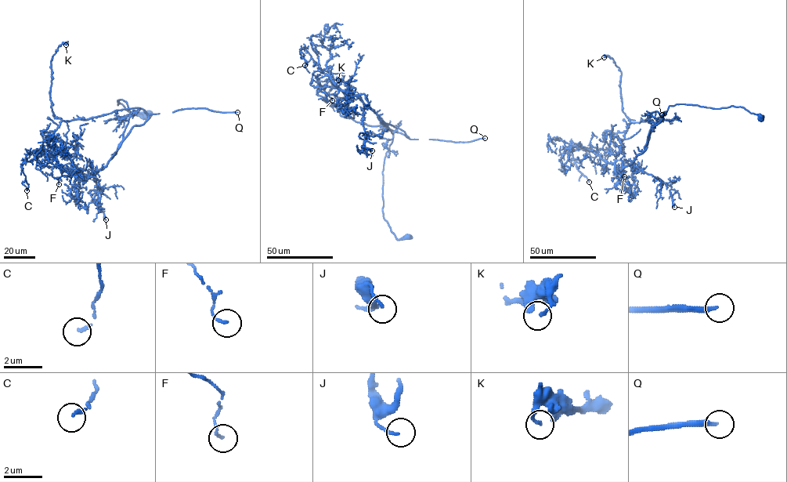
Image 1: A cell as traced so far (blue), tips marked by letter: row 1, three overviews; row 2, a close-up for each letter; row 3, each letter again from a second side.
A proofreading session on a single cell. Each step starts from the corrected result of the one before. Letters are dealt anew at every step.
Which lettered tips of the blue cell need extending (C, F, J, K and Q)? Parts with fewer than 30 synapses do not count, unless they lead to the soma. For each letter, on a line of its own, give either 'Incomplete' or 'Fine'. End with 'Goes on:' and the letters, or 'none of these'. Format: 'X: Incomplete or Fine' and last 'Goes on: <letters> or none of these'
C: Fine
F: Fine
J: Fine
K: Fine
Q: Incomplete
Goes on: Q

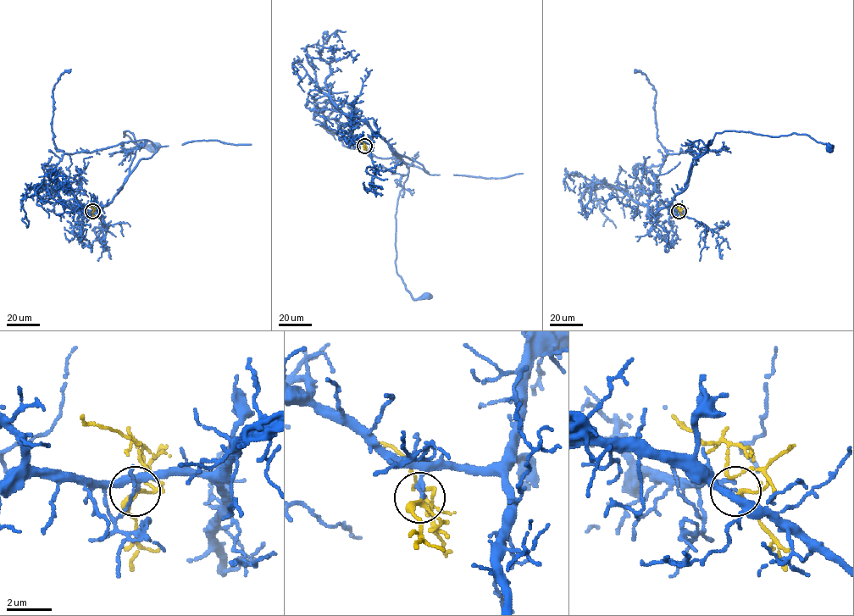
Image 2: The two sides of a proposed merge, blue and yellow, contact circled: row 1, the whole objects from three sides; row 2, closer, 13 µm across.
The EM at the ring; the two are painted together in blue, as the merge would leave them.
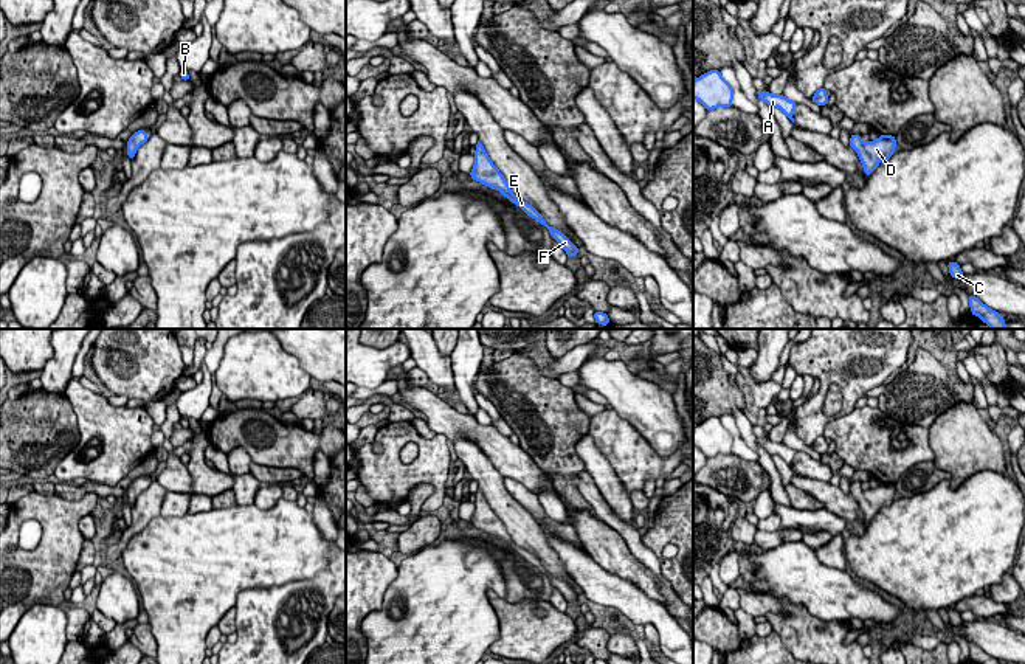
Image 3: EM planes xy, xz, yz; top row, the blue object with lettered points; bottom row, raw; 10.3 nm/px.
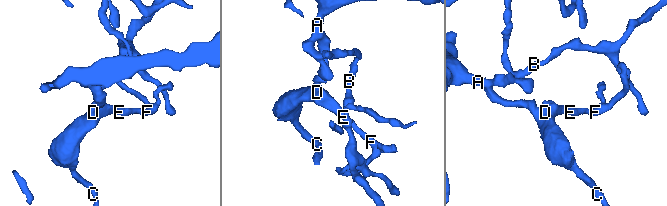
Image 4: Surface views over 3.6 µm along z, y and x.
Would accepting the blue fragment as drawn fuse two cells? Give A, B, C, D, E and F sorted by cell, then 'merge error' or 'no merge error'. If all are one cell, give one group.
A B C D E F; no merge error

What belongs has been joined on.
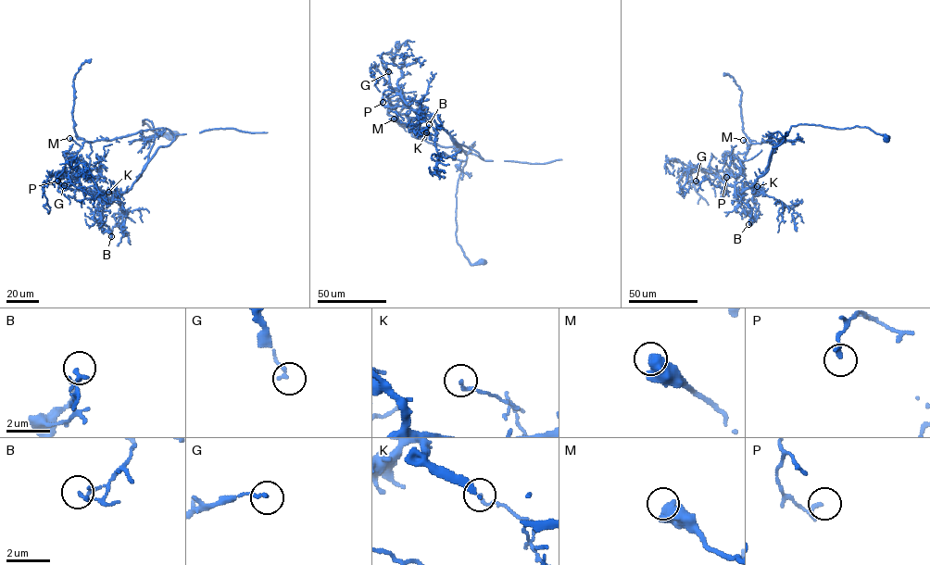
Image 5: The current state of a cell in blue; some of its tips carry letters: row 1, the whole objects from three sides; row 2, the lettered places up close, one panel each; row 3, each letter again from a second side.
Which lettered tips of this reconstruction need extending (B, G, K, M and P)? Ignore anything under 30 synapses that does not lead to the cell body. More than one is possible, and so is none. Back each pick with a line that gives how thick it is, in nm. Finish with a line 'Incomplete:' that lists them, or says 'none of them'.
Incomplete: none of them

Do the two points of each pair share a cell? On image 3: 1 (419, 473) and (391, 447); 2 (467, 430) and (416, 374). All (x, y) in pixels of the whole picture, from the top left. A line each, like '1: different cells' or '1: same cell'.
1: same cell
2: different cells

